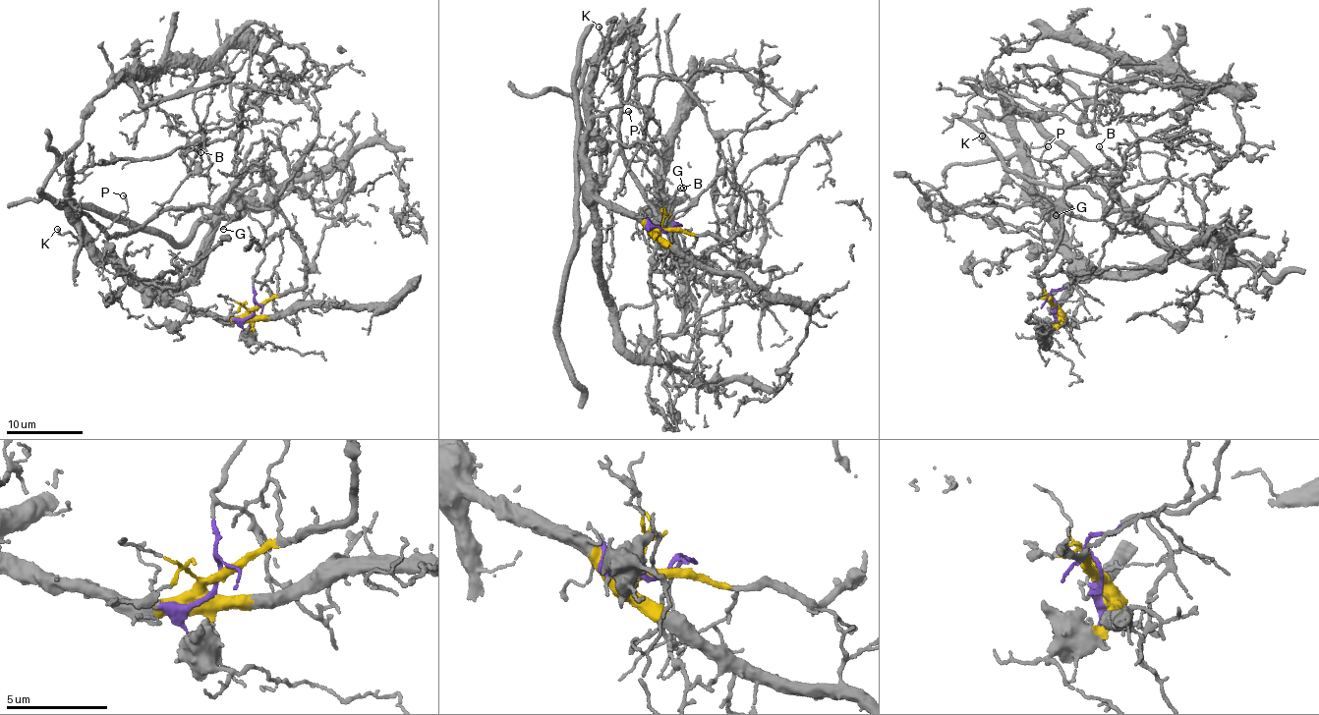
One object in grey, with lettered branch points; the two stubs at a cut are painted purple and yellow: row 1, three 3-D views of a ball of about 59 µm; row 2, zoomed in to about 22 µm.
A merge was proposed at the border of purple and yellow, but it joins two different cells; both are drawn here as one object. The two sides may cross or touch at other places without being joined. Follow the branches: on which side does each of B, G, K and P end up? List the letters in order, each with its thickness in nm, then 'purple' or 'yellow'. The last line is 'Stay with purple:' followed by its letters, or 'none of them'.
B: 140 nm thick; purple
G: 110 nm thick; purple
K: 160 nm thick; yellow
P: 120 nm thick; purple
Stay with purple: B, G, P

